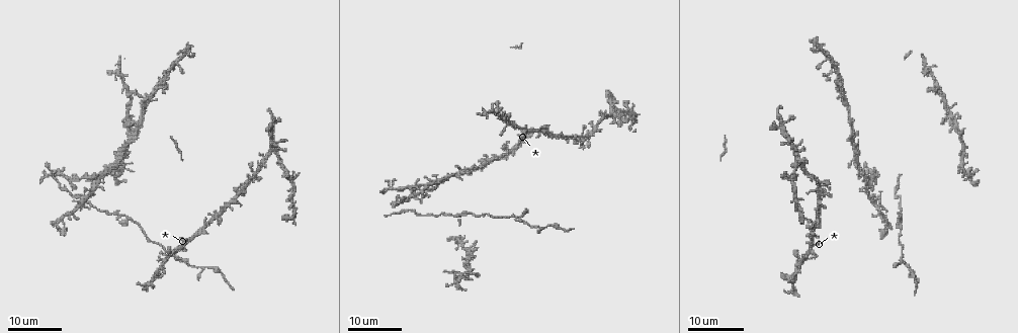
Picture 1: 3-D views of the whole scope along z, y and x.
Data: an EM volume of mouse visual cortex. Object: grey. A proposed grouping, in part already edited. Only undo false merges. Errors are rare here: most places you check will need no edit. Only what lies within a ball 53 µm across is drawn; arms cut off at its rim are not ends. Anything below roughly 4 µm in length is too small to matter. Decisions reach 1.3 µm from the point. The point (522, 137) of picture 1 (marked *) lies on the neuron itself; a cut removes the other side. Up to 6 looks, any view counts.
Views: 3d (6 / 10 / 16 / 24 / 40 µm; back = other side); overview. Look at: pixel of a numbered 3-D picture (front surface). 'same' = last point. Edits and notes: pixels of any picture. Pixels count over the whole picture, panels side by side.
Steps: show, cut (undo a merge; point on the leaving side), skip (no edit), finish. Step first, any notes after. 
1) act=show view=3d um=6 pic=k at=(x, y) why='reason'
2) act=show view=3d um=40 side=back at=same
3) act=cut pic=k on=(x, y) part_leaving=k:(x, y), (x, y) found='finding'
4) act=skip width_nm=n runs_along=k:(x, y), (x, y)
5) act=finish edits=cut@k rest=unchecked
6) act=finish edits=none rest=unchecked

act=show view=3d um=16 pic=1 at=(178, 259)

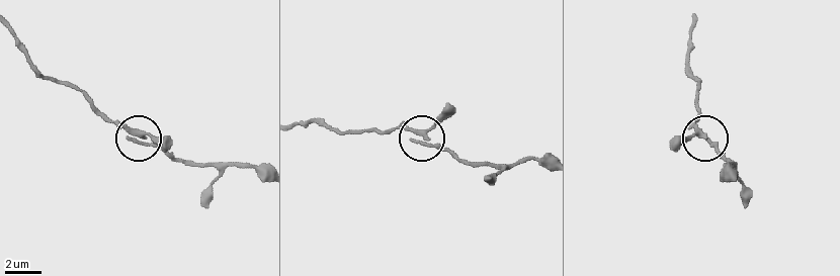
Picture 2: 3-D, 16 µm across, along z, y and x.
act=show view=3d um=6 pic=2 at=(422, 143)

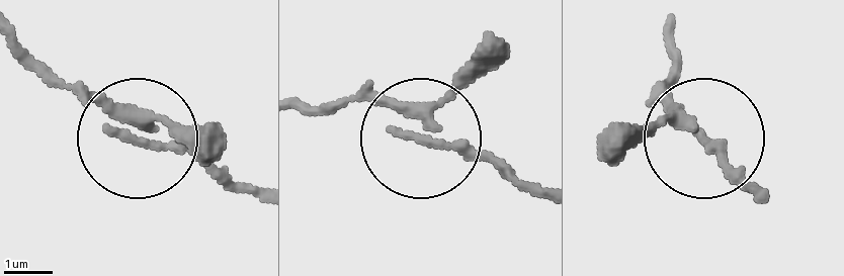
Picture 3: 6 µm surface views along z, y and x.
act=skip arms=3 found='one neuron here'

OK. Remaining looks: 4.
act=show view=3d um=16 pic=1 at=(964, 168) why='four or more arms meet'

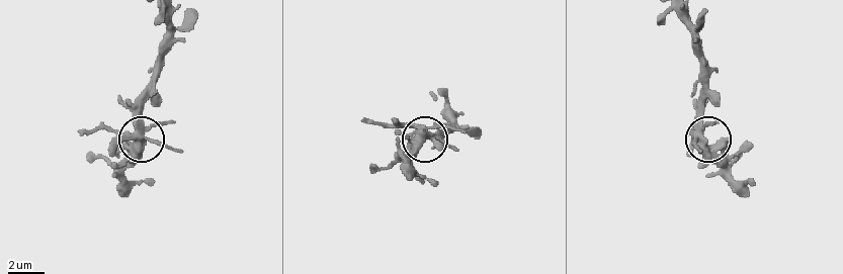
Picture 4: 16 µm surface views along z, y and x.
act=show view=3d um=10 pic=4 at=(702, 139)

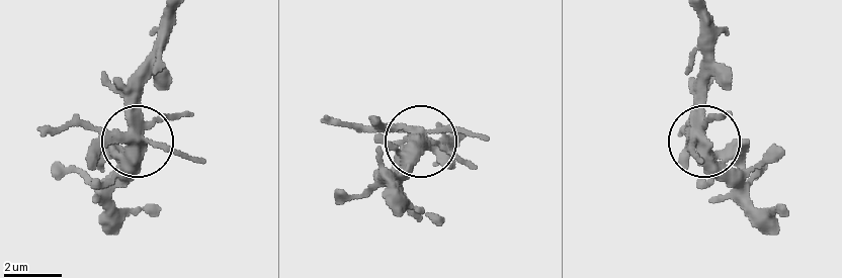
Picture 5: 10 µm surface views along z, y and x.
act=cut pic=5 on=(88, 128) width_nm=380 part_leaving=5:(128, 137), (101, 137), (72, 123), (38, 130) found='a second neuron is stuck on'

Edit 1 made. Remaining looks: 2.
act=show view=3d um=16 pic=1 at=(142, 98) why='thin arm on a thick one'

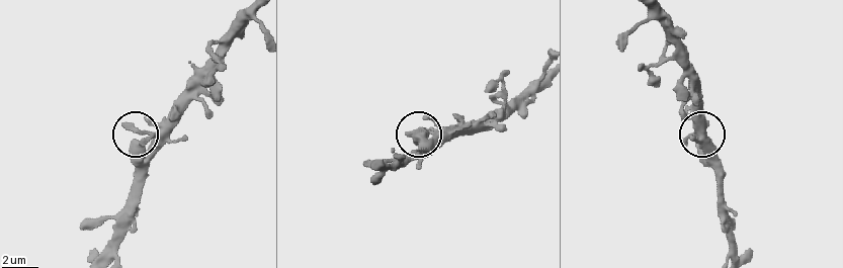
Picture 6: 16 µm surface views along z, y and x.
act=show view=3d um=6 pic=6 at=(139, 133) why='closer look'

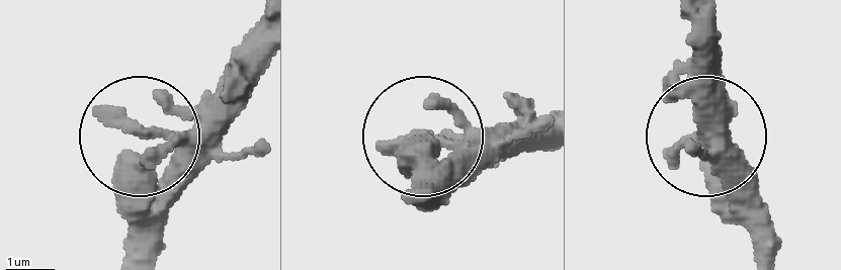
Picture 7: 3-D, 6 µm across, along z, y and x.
act=skip found='one neuron here'

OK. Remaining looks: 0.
act=finish edits=cut@5 rest=unchecked

